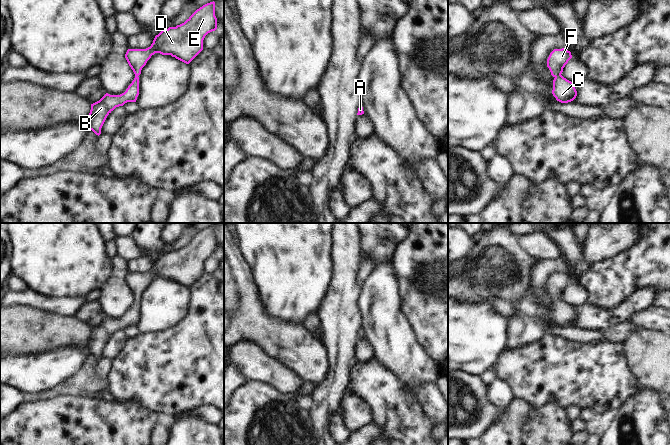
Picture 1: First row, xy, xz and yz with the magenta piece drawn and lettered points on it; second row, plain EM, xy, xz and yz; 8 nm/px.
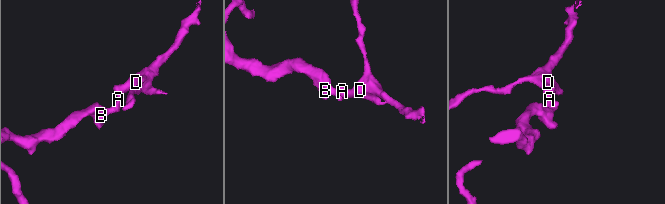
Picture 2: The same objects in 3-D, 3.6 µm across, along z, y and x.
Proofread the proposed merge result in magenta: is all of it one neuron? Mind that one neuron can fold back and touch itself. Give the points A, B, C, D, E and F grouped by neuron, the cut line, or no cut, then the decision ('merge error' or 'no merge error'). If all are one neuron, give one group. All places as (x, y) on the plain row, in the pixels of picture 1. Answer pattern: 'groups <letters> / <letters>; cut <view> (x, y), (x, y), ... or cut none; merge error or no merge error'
groups A B C D E F; cut none; no merge error

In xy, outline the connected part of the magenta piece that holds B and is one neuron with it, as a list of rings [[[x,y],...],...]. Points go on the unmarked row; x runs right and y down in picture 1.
[[[210,226],[197,233],[184,247],[176,251],[163,253],[155,260],[153,267],[146,273],[128,273],[125,282],[135,298],[135,302],[126,315],[120,319],[106,317],[99,325],[91,328],[86,350],[96,359],[107,340],[127,326],[136,326],[139,319],[139,299],[147,285],[155,277],[171,279],[189,288],[202,274],[205,260],[217,253],[215,226]]]

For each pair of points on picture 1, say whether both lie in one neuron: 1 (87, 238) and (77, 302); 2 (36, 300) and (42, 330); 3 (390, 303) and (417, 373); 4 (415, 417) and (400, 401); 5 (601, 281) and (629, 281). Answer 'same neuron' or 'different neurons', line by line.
1: different neurons
2: different neurons
3: same neuron
4: same neuron
5: same neuron

